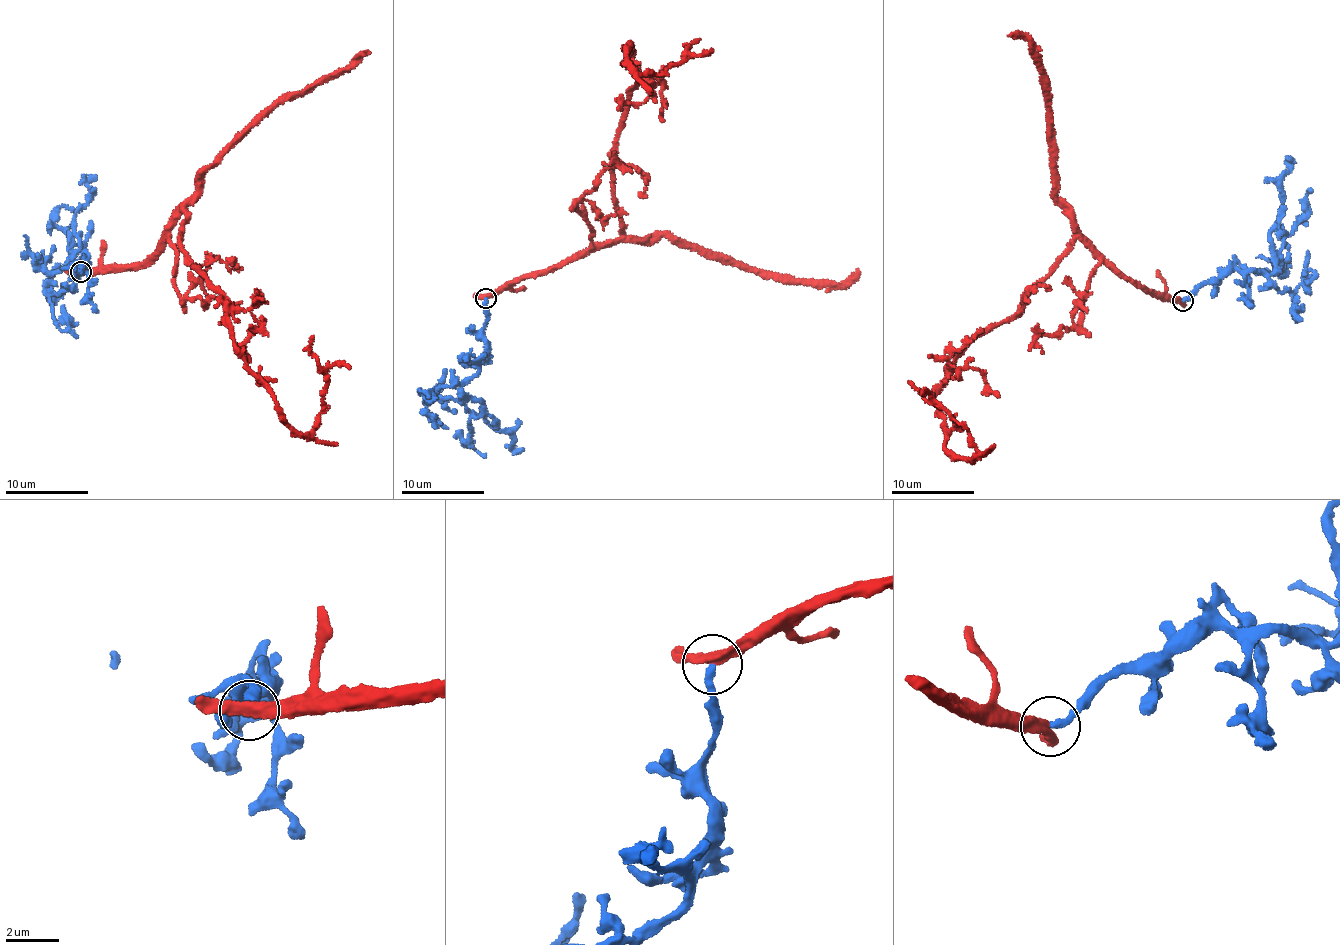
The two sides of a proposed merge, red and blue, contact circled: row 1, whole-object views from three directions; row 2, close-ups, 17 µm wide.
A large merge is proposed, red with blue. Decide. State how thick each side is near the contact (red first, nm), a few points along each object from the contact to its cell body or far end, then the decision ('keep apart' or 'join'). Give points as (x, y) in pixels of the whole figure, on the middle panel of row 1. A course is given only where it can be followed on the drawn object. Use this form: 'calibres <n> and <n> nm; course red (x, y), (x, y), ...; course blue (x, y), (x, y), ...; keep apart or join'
calibres 400 and 240 nm; course red (487, 298), (621, 233), (609, 166), (638, 77), (622, 47), (630, 42), (632, 69), (656, 75), (700, 39); course blue (487, 298), (483, 362), (462, 392), (484, 405), (481, 412), (510, 435), (511, 448), (524, 448); join

